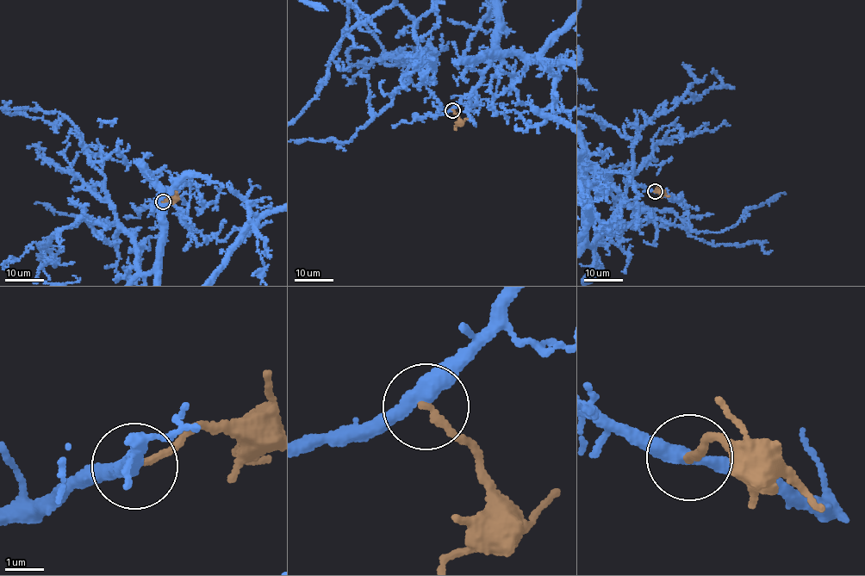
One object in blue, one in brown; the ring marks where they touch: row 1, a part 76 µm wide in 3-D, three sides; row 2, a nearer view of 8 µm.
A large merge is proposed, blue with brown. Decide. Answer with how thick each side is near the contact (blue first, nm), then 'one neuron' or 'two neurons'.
400/180 nm | two neurons

